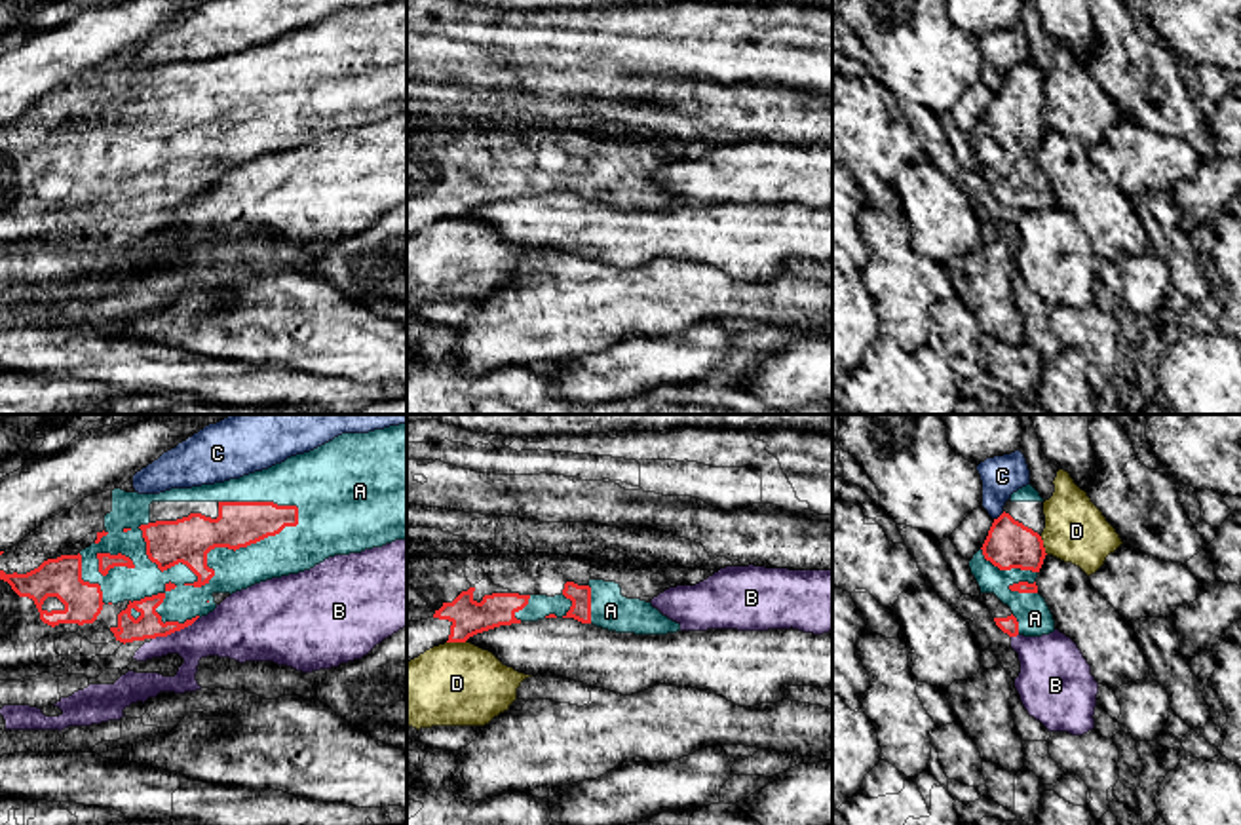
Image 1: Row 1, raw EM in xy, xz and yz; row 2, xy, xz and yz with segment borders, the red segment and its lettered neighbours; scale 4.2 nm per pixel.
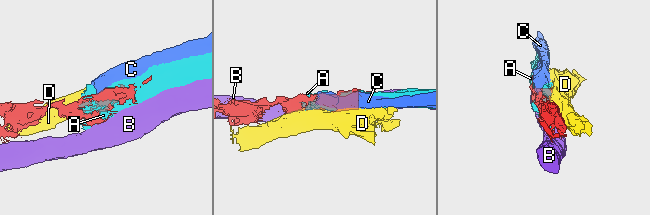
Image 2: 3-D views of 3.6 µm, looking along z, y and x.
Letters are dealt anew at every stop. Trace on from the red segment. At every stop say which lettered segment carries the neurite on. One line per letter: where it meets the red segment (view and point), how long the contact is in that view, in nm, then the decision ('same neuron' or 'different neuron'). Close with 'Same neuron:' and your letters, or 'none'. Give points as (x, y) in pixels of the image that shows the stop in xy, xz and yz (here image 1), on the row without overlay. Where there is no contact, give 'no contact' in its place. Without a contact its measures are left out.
A: xy (206, 139) | 700 nm | same neuron
B: xy (175, 204) | 220 nm | different neuron
C: yz (1000, 90) | 60 nm | different neuron
D: xz (457, 215) | 90 nm | different neuron
Same neuron: A

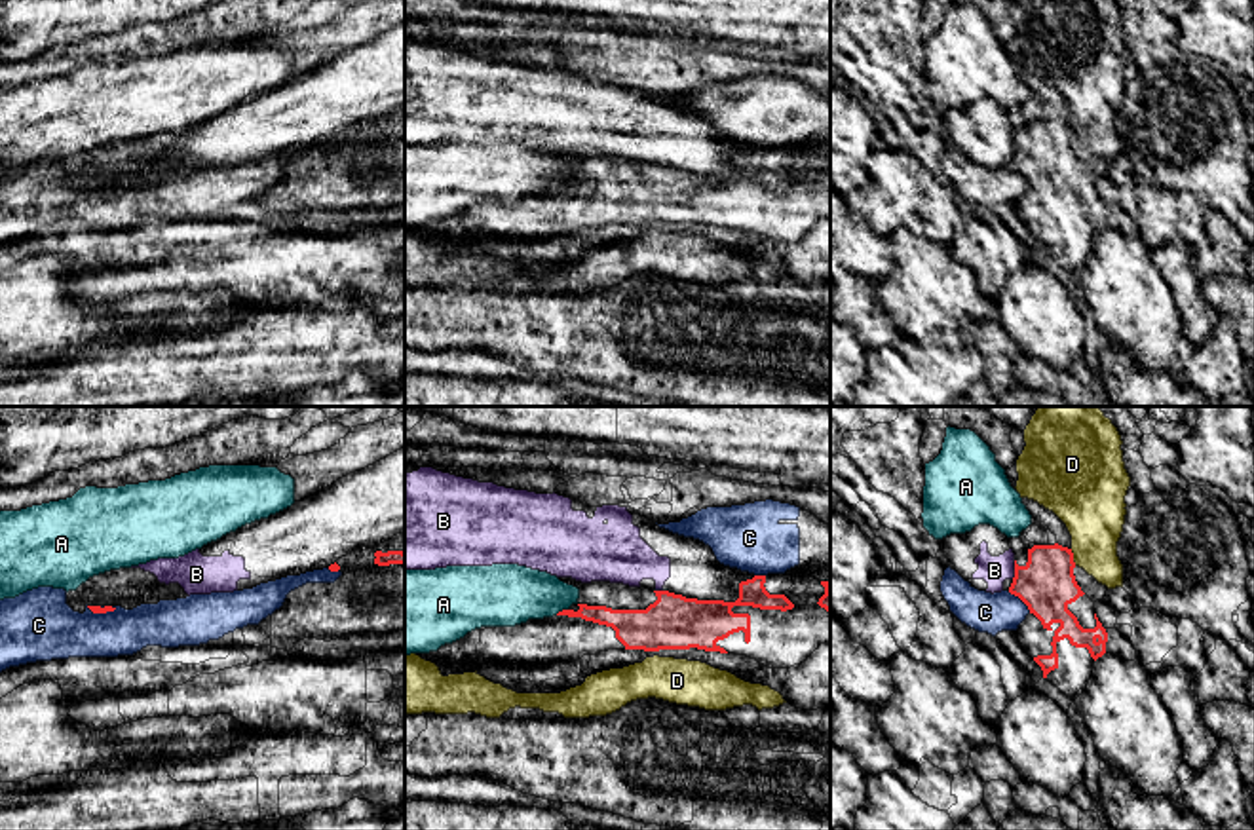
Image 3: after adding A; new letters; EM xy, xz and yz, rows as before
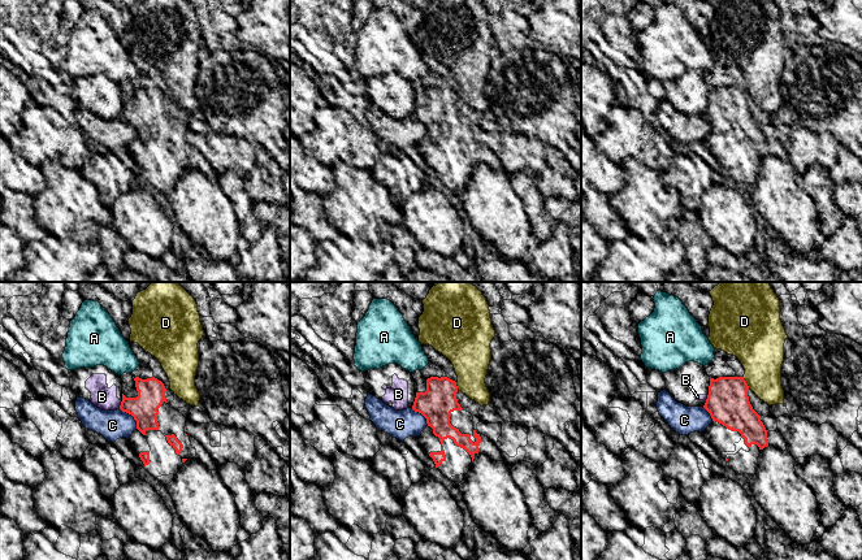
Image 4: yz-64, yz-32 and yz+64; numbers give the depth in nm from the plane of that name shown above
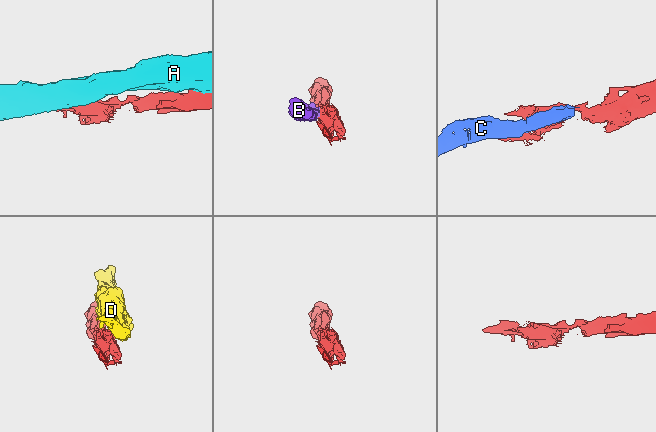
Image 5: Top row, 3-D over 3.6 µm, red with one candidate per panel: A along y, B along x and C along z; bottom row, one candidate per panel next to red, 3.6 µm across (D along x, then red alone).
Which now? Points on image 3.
A: xz (563, 185) | 60 nm | different neuron
B: yz (1015, 145) | 80 nm | different neuron
C: yz (1021, 173) | 140 nm | different neuron
D: yz (1072, 132) | 80 nm | different neuron
Same neuron: none

